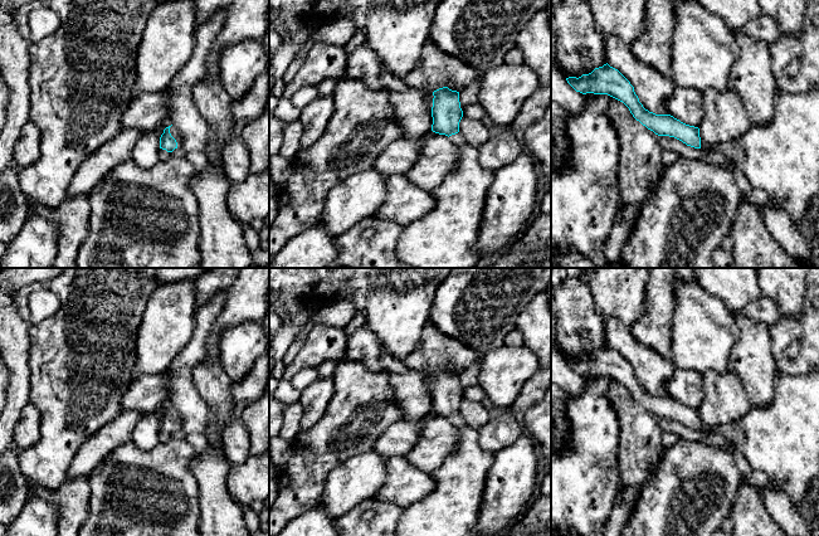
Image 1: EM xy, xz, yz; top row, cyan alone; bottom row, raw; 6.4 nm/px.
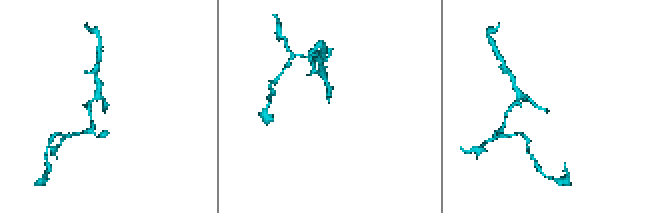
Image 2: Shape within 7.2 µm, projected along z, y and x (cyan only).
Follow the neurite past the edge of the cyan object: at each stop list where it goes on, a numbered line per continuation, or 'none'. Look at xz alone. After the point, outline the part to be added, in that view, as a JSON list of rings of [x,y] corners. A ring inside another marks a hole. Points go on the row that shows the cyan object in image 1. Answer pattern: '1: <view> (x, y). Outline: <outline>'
1: xz (444, 238). Outline: [[[459,132],[449,138],[459,148],[457,166],[432,190],[434,209],[404,226],[398,242],[398,258],[414,268],[476,268],[479,259],[474,248],[494,172],[481,166],[478,148],[471,146]]]

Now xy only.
1: xy (174, 131). Outline: [[[174,125],[170,127],[170,133],[176,140],[177,147],[181,147],[182,146],[182,135]]]

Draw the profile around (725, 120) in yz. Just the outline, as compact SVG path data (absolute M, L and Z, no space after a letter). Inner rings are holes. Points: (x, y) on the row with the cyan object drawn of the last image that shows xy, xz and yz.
M731 87L725 91L708 88L701 94L703 118L698 128L703 152L715 151L716 145L733 142L752 126L738 94Z

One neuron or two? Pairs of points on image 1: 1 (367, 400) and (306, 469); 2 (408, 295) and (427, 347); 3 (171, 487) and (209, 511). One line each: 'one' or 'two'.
1: one
2: two
3: two

